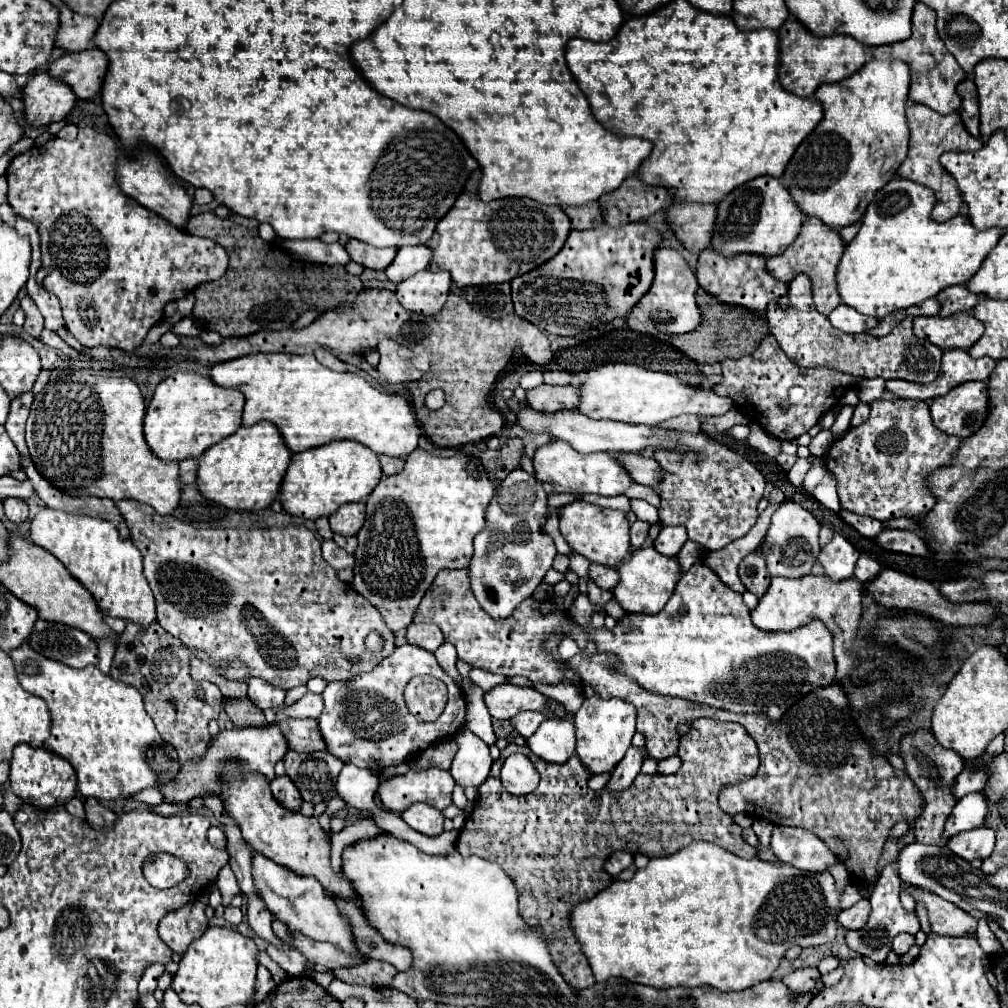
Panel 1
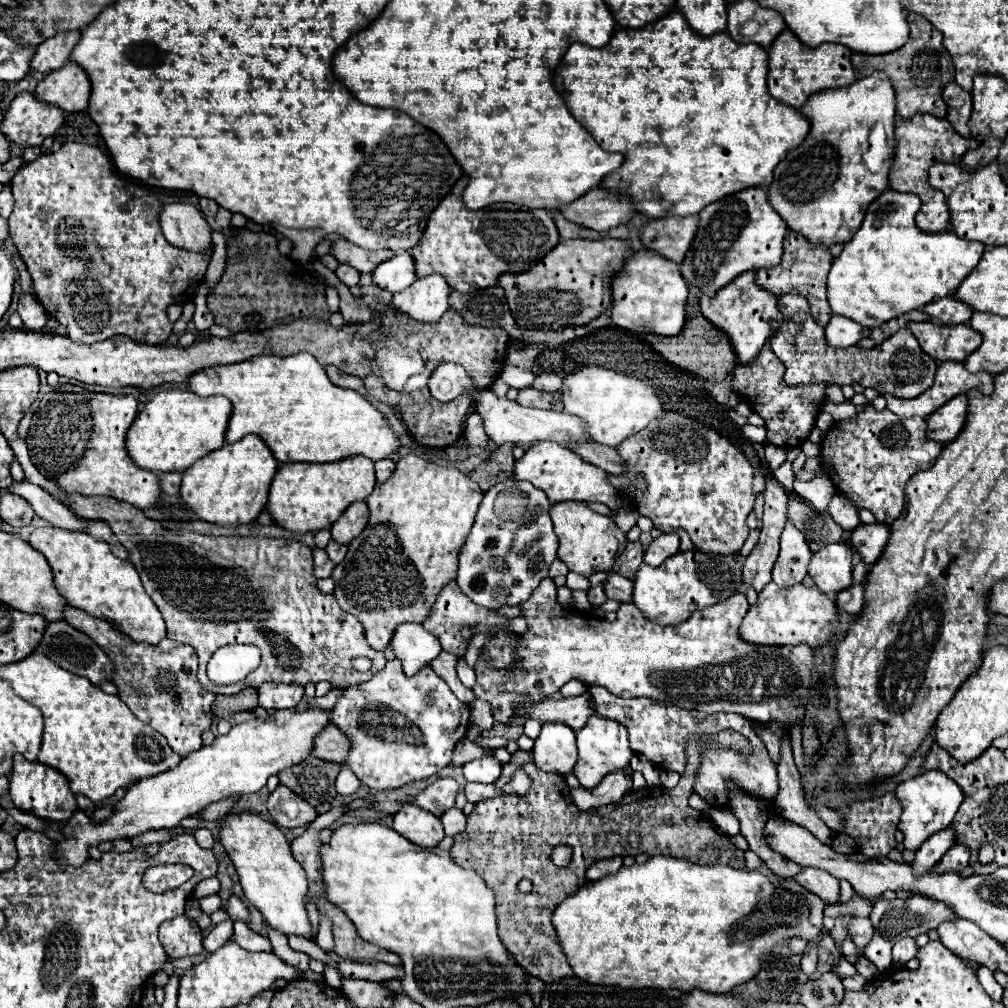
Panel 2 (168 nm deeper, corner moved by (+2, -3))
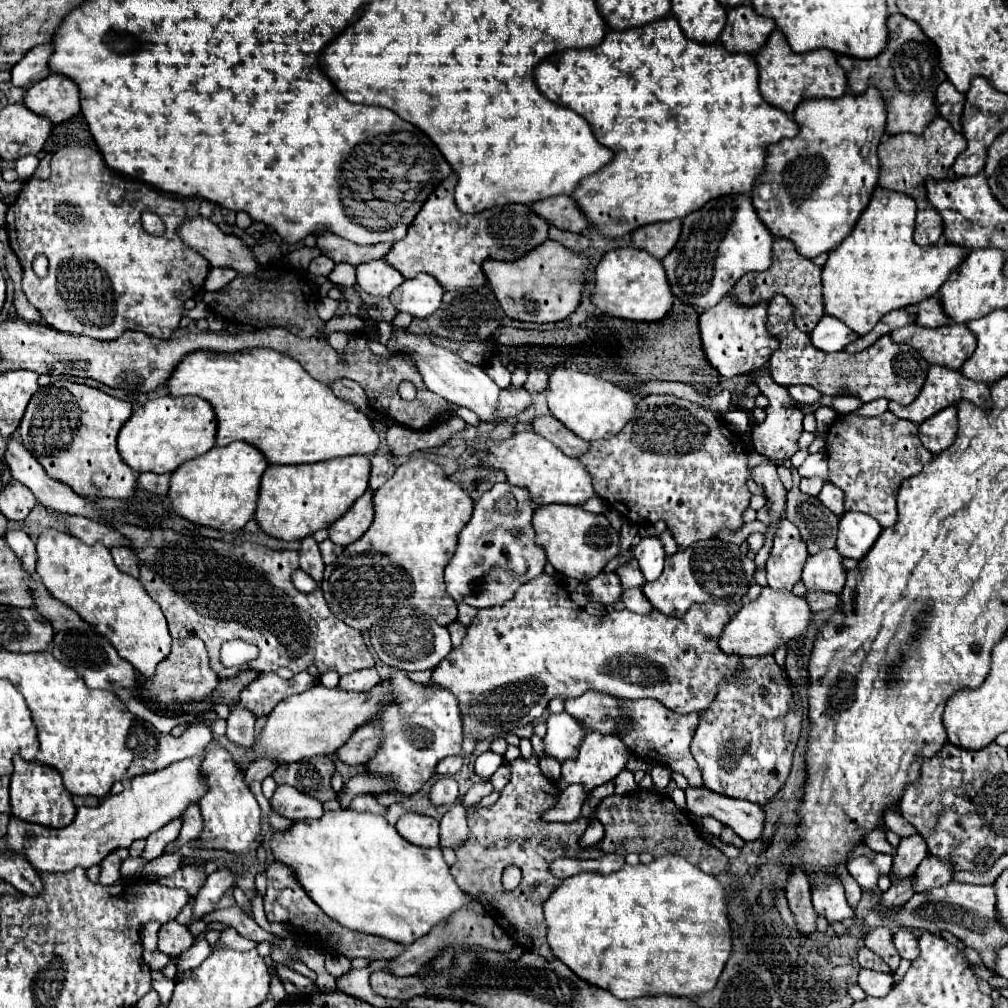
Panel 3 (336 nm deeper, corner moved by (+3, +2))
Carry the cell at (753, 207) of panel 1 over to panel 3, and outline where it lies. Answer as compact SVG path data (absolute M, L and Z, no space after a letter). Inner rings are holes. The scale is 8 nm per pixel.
M725 195L705 203L683 219L683 231L675 249L663 259L675 297L709 309L717 305L747 271L771 267L773 235L761 223L749 195Z

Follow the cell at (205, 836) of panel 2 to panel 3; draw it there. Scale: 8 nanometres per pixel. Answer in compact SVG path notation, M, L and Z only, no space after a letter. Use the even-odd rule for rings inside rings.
M191 805L183 813L183 827L181 827L179 837L175 839L175 845L181 847L185 843L191 843L191 841L199 839L201 831L203 831L203 819L201 819L201 813L199 813L199 805Z

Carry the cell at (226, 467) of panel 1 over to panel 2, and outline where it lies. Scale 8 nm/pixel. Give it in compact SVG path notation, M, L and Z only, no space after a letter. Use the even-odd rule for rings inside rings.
M248 434L234 444L194 462L184 474L180 484L180 498L198 514L200 520L218 526L248 524L258 518L268 502L268 488L278 470L278 462L268 446L256 436Z

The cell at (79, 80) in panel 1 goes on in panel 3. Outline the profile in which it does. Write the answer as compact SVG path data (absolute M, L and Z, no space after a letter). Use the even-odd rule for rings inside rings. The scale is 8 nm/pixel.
M51 73L27 89L23 103L37 115L61 123L79 113L79 87L73 79Z

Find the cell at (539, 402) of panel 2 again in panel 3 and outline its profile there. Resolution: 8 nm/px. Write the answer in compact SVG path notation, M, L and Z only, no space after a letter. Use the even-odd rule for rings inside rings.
M507 387L499 397L499 419L515 419L521 411L525 411L533 403L533 393L523 387Z

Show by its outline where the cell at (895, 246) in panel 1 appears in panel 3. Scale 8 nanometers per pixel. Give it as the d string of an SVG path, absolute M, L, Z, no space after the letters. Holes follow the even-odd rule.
M877 187L871 203L861 213L855 229L851 235L829 253L827 263L823 265L823 299L825 299L825 313L841 319L847 327L851 327L855 333L865 335L869 333L883 315L887 315L893 309L905 309L909 305L915 305L927 297L933 297L939 293L941 285L949 279L953 269L957 269L965 257L967 249L941 241L929 247L921 247L913 241L913 211L915 201L913 197L897 191L889 191L883 187Z

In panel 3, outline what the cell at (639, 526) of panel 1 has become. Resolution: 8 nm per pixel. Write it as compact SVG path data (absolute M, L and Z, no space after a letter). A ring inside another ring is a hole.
M635 555L629 557L623 565L617 567L617 575L619 575L619 579L621 579L623 589L629 589L629 587L641 587L641 585L645 583L645 577L641 575L641 569L637 567Z

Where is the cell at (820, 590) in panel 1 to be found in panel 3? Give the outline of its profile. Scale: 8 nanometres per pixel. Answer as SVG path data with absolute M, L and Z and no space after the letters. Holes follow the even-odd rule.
M763 587L761 595L755 601L745 603L739 615L735 615L725 625L719 645L725 653L739 653L745 657L773 655L779 649L779 645L787 645L791 639L803 637L809 629L811 617L813 611L809 609L809 601L805 597L797 597L791 591Z

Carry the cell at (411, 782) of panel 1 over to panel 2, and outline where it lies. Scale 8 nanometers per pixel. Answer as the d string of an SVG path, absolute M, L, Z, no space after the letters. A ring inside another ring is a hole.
M438 778L434 784L430 784L424 792L416 796L414 804L432 812L434 816L442 816L448 808L454 806L458 792L460 792L460 786L456 784L454 778Z

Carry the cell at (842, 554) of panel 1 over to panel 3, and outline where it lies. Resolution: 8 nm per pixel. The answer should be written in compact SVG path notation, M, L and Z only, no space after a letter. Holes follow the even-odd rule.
M833 547L825 549L817 555L809 555L803 577L807 591L825 591L825 593L841 593L845 587L845 567L843 555Z

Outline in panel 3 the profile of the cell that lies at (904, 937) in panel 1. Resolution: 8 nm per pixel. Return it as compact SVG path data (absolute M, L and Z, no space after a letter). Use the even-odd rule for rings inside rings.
M899 929L899 931L893 935L893 945L897 947L897 953L899 953L903 959L913 961L913 959L919 955L917 937L915 937L909 929Z

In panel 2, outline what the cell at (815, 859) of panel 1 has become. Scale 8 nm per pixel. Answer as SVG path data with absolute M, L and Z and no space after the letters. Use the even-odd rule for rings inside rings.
M804 868L798 874L798 884L802 884L808 892L820 896L824 904L840 904L840 882L828 872L818 868Z

